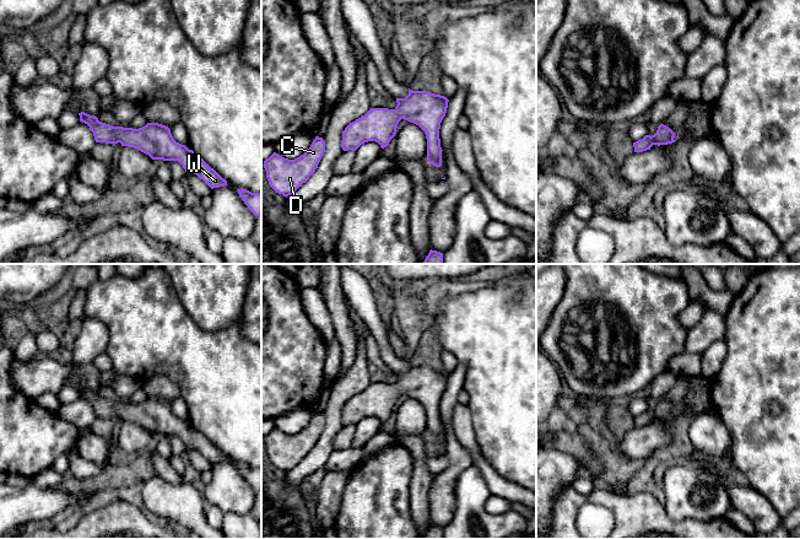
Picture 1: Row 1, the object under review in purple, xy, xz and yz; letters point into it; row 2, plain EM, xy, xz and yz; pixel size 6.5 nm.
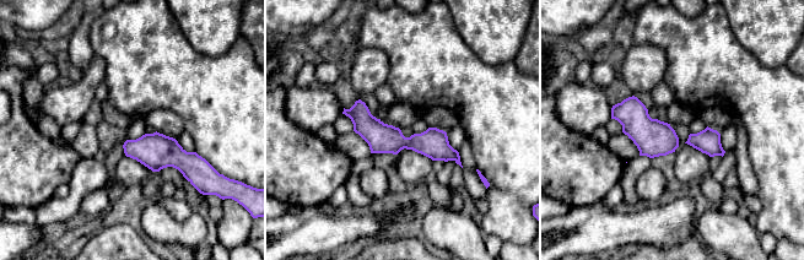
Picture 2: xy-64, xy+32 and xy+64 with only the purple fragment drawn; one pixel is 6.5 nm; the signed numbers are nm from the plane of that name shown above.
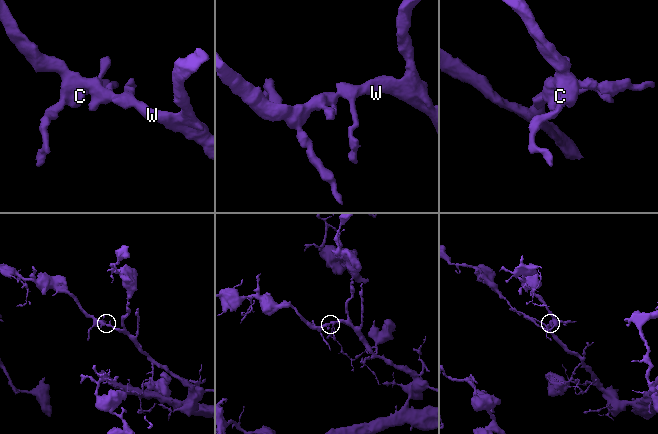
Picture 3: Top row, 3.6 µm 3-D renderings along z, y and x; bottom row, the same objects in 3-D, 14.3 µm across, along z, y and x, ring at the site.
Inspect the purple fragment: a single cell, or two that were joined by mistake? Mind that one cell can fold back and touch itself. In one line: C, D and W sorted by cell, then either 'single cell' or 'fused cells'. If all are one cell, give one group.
C D W; single cell

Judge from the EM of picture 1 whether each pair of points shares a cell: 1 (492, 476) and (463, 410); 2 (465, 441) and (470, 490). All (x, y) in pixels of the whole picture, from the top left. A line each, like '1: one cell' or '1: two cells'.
1: one cell
2: two cells

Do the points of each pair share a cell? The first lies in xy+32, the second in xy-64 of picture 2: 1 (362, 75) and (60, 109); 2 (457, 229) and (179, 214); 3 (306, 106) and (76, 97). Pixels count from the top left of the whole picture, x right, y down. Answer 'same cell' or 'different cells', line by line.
1: same cell
2: different cells
3: same cell

